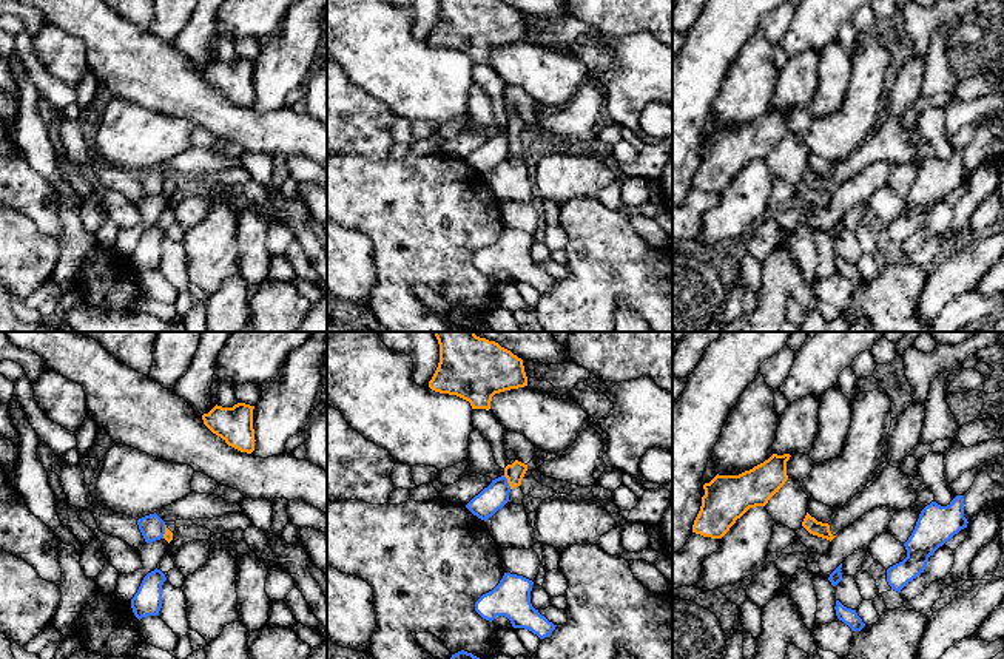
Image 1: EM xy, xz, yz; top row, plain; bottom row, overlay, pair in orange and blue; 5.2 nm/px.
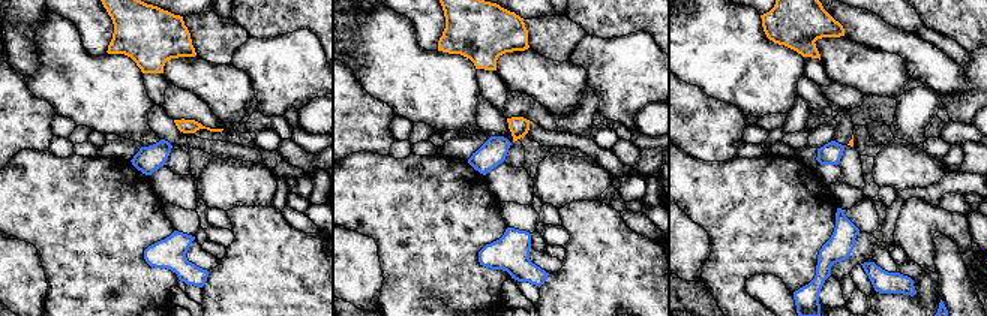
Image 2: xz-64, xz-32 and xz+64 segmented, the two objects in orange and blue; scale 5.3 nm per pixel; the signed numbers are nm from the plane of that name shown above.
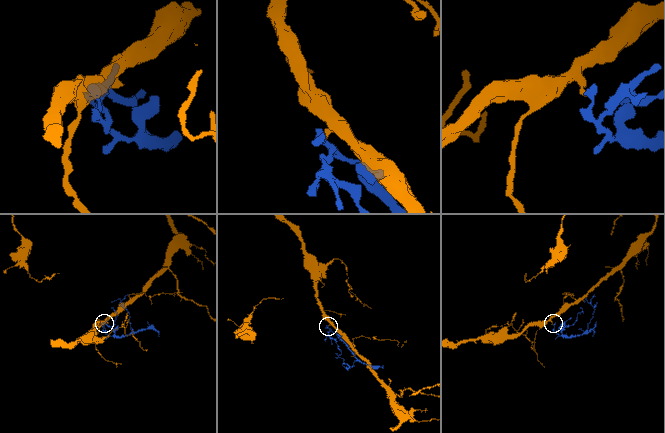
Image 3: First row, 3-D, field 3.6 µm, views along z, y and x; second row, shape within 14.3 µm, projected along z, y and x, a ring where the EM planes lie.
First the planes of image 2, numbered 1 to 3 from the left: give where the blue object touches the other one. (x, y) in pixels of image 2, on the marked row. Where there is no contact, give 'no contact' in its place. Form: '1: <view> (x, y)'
1: no contact
2: no contact
3: no contact

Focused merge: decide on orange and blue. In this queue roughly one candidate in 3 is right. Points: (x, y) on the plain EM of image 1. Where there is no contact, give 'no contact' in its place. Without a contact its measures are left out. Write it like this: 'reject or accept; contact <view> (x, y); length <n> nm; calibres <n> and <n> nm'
reject; contact xz (508, 136); length 80 nm; calibres 100 and 140 nm

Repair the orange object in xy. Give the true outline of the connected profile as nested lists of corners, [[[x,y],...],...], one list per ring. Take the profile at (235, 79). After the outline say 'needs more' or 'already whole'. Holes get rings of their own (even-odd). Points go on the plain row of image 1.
[[[238,57],[233,62],[214,60],[202,69],[204,79],[228,100],[251,108],[254,105],[254,60]]]; already whole

